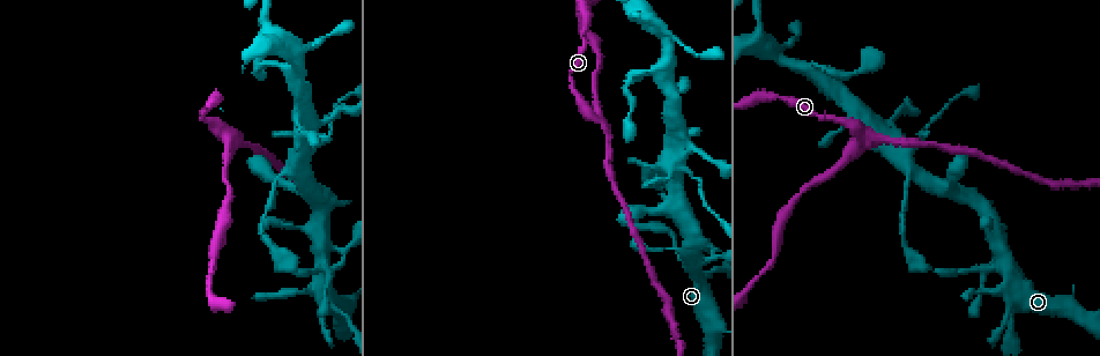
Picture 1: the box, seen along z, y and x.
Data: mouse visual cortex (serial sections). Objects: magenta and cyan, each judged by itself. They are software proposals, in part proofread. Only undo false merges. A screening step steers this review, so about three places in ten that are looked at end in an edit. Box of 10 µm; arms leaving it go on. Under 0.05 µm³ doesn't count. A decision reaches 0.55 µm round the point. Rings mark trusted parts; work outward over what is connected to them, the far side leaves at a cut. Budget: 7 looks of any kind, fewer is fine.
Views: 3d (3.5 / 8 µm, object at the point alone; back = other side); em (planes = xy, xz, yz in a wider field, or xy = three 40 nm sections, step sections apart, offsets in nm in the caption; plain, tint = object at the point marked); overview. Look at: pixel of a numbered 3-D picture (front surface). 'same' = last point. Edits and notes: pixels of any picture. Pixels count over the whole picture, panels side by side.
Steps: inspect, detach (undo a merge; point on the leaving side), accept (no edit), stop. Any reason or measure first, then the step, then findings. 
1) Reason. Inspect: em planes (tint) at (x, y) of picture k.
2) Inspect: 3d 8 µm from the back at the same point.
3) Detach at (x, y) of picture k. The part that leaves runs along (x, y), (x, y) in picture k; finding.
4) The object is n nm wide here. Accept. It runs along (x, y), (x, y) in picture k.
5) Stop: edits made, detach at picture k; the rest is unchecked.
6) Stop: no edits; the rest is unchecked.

Two arms in line, one across. Inspect: 3d 3.5 µm at (225, 128) of picture 1.

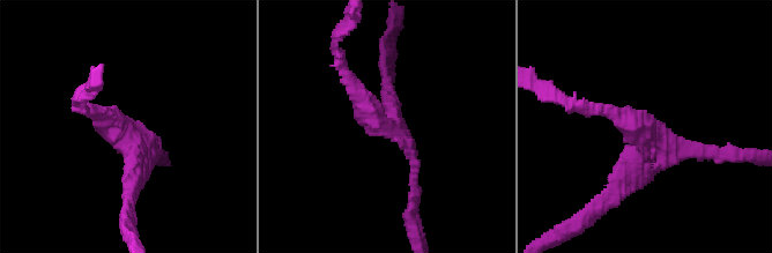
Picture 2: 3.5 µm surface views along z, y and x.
3 arms meet here; the arms are 200, 200, 250 nm wide. Inspect: em xy step 3 (tint) at (644, 129) of picture 2.

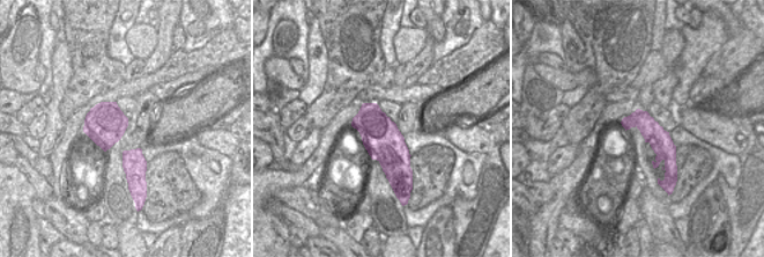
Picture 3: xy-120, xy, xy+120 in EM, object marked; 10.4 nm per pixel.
Accept. It runs along (87, 109), (128, 131), (128, 198) in picture 2; one cell here.

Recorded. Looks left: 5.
Inspect: 3d 8 µm at (689, 267) of picture 1.

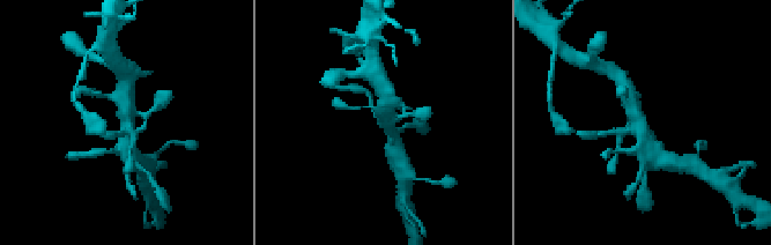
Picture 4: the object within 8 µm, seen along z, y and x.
Inspect: 3d 3.5 µm at the same point.

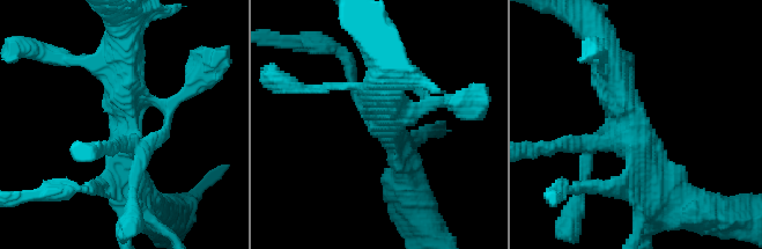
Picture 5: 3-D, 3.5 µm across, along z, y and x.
4 arms meet here; the arms are 200, 200, 400, 450 nm wide. Inspect: em xy step 1 (tint) at (635, 143) of picture 5.

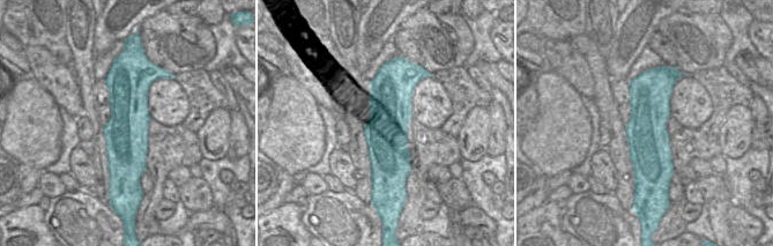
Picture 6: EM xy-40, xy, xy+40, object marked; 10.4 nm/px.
Accept. It runs along (674, 198), (638, 162), (609, 66) in picture 5; continuous, no second cell.

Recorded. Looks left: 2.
Stop: no edits; the rest is unchecked.

